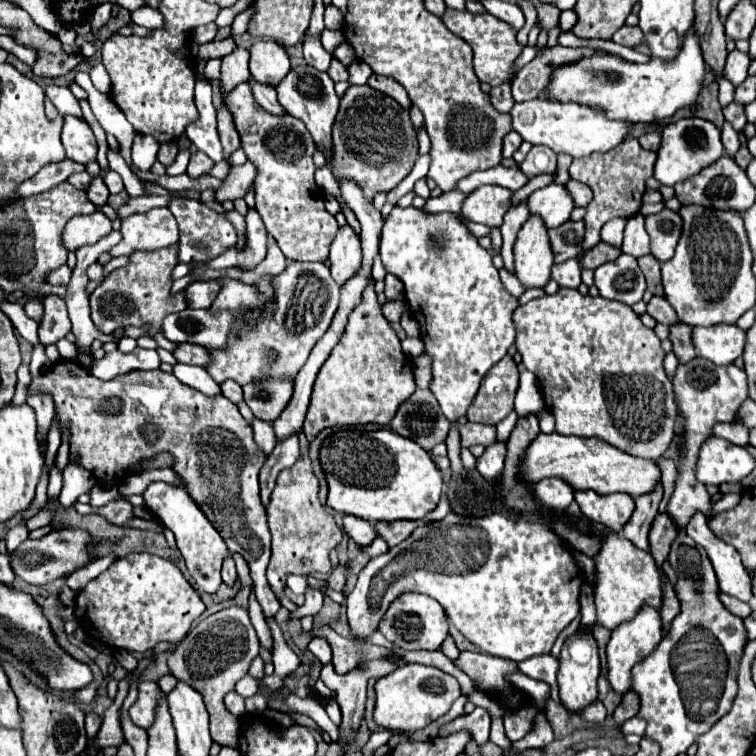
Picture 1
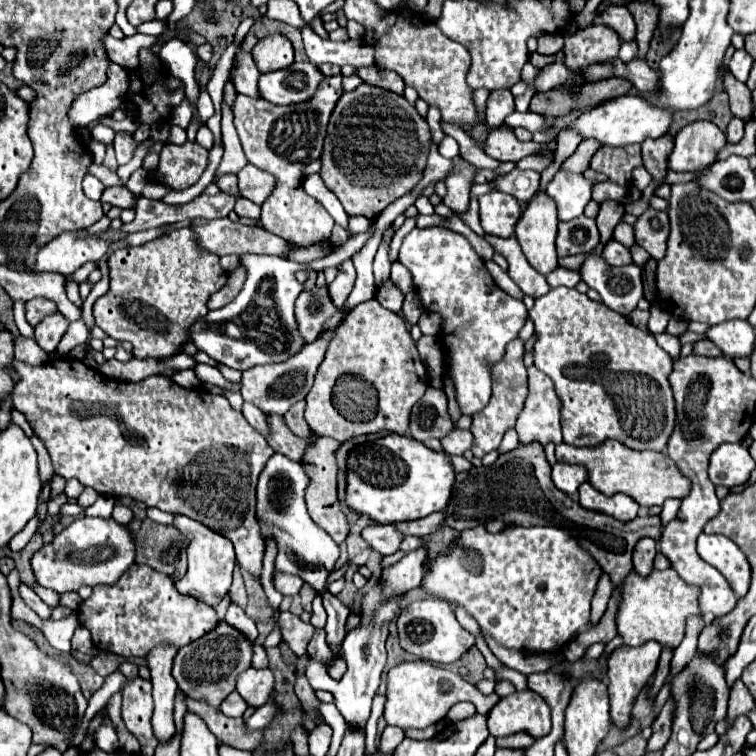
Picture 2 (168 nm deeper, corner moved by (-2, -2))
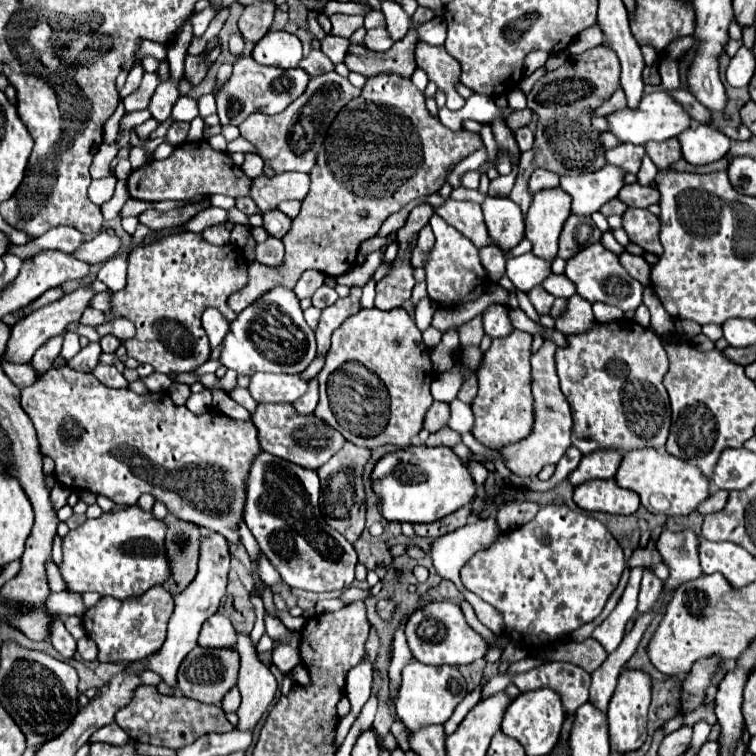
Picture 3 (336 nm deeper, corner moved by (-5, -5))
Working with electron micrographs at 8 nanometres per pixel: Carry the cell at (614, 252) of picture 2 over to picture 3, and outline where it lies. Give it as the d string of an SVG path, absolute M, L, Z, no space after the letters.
M623 253L623 255L619 255L619 259L621 259L621 263L623 263L623 267L627 269L627 273L631 273L641 285L649 285L649 263L643 259L643 257L637 257L637 255L631 255L631 253Z

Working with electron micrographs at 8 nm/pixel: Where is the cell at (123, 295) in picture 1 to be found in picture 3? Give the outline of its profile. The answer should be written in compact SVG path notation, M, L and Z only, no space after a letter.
M179 233L161 239L149 247L137 247L129 255L129 269L127 269L127 287L119 293L113 293L113 311L107 313L107 321L115 317L125 317L135 323L137 335L123 345L127 347L127 355L135 357L141 363L153 365L157 373L183 373L195 371L201 367L209 355L211 345L207 339L205 329L201 327L201 315L207 307L217 307L227 319L235 319L237 313L229 309L227 299L231 293L243 289L247 285L247 261L241 249L235 243L225 245L211 245L199 233Z

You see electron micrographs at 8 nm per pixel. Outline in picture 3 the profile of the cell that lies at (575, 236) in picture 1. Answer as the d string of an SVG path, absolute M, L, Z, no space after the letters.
M571 215L565 221L565 227L561 231L559 237L559 253L557 257L561 259L569 259L571 255L575 255L579 249L597 243L601 239L601 231L597 229L597 225L593 223L591 217L579 217L579 215Z

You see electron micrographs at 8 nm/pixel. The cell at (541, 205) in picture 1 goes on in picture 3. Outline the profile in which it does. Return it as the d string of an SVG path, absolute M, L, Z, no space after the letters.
M605 165L603 169L579 177L563 177L561 189L573 197L571 211L575 215L591 215L601 209L609 199L615 199L625 185L627 171L617 165Z

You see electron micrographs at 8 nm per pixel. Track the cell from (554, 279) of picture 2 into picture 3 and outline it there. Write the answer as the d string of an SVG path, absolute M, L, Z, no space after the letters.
M551 273L543 281L543 289L553 297L561 297L561 299L569 299L571 295L575 295L575 285L565 275L555 275L555 273Z

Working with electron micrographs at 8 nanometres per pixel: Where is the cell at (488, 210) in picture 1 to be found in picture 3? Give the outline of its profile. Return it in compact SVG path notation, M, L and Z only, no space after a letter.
M487 197L481 205L489 235L501 249L513 249L523 239L525 221L517 203L509 197Z

